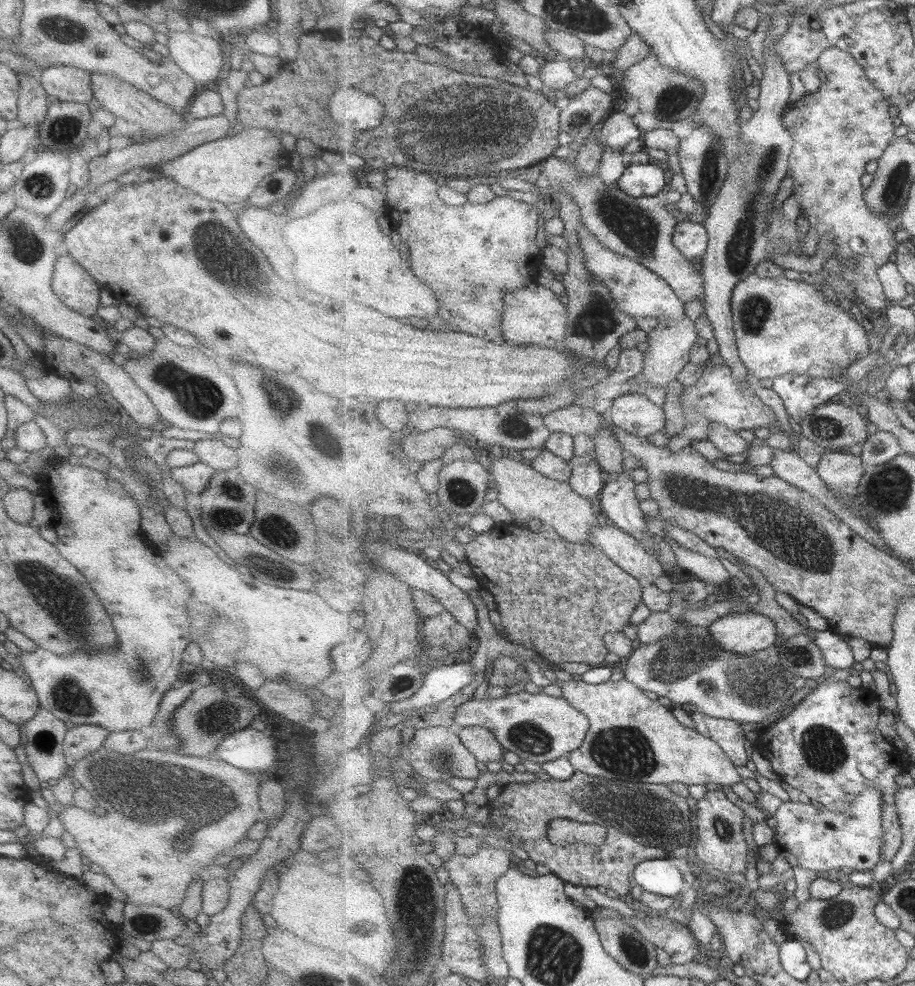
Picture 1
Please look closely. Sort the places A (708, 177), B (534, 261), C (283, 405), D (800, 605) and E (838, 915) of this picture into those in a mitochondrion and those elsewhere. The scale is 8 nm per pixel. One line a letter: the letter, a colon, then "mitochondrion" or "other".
A: mitochondrion
B: other
C: mitochondrion
D: other
E: mitochondrion

